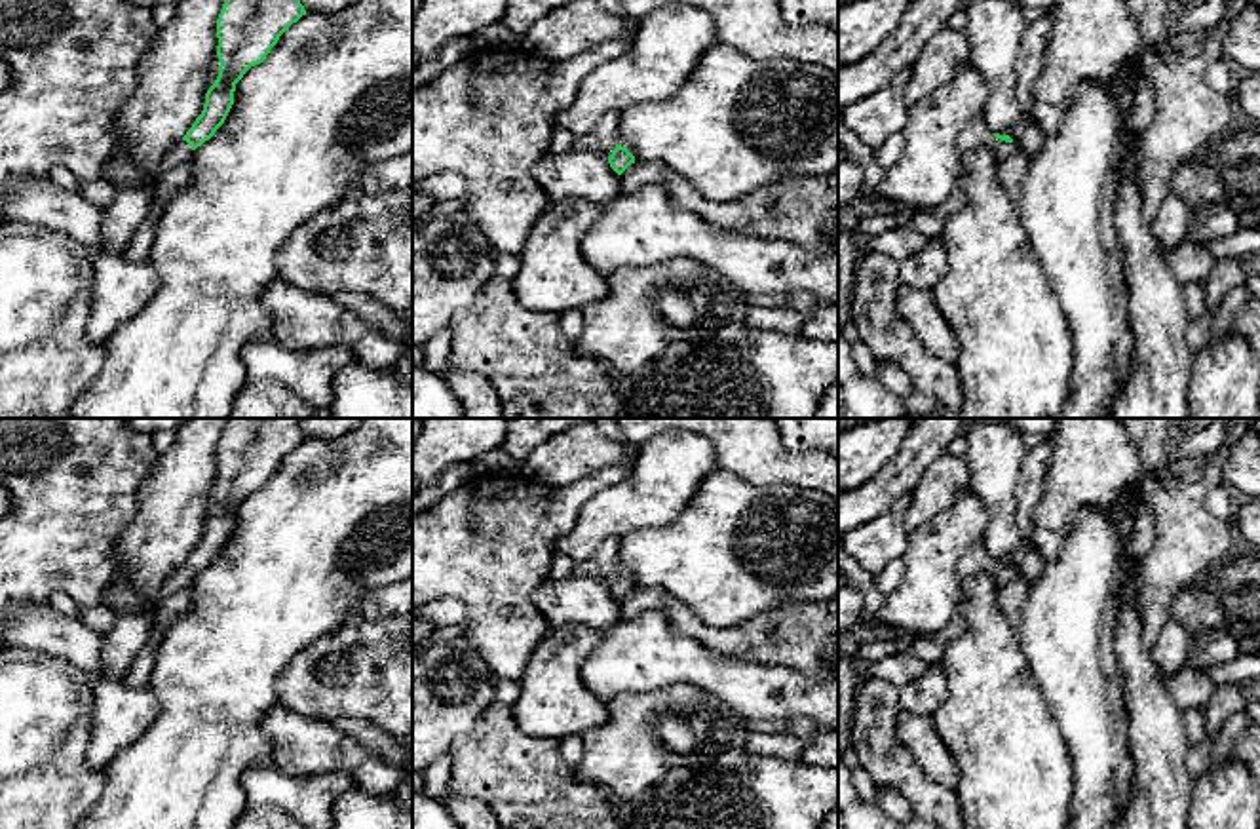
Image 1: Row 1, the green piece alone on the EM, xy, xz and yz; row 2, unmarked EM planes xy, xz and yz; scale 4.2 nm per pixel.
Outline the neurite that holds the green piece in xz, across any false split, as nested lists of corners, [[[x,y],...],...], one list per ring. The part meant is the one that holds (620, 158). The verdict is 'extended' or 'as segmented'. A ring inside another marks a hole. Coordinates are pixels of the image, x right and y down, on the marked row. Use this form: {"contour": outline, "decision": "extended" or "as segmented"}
{"contour": [[[604,118],[597,124],[597,127],[585,135],[574,139],[574,148],[580,150],[595,150],[608,158],[610,167],[621,175],[631,164],[635,164],[635,156],[618,143],[618,122],[616,118]]], "decision": "extended"}

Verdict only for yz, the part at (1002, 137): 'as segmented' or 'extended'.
extended

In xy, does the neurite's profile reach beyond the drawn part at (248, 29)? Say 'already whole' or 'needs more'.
needs more

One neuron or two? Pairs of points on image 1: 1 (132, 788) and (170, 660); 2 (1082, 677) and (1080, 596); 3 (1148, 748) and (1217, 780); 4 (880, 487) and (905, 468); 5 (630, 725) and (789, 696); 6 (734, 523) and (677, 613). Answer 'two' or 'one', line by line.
1: one
2: one
3: two
4: one
5: two
6: two

